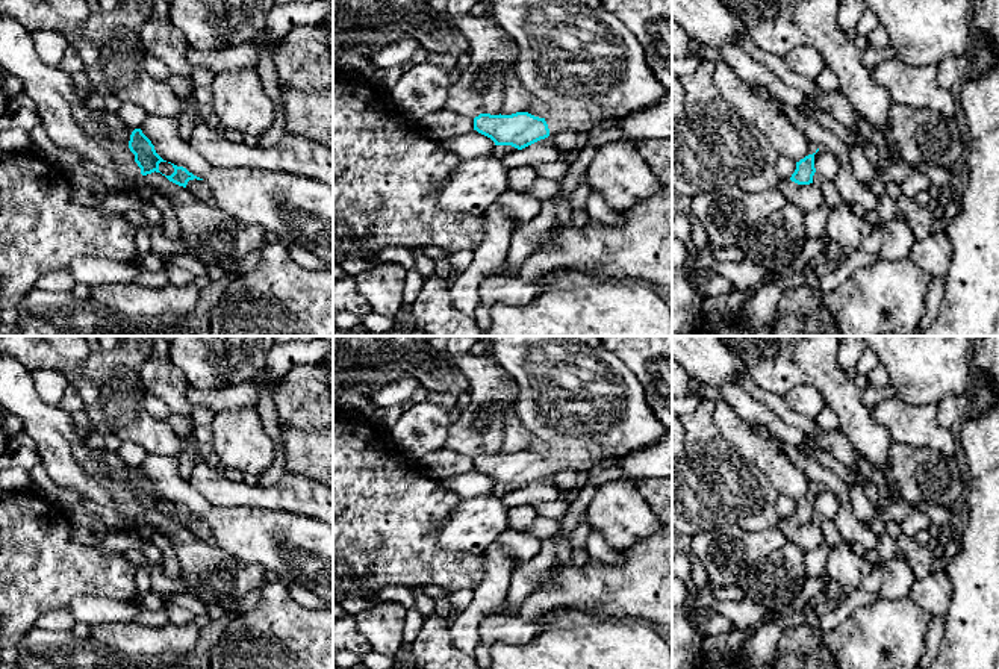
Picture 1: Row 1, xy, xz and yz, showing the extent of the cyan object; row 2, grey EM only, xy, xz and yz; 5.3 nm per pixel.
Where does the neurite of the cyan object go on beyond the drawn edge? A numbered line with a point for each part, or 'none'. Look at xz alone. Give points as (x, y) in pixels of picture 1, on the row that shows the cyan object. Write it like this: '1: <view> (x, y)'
1: xz (583, 62)

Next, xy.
none

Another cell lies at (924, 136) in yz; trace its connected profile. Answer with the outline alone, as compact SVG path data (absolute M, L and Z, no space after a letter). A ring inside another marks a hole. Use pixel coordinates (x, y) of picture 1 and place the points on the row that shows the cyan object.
M896 101L890 109L889 142L902 163L949 170L964 150L955 118L945 118L937 110L914 109Z

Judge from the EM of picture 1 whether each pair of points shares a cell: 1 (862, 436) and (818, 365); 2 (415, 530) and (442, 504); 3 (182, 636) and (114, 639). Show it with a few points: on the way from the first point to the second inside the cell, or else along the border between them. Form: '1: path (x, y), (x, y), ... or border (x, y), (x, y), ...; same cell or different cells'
1: path (855, 418), (833, 383); same cell
2: path (418, 522), (435, 506); same cell
3: path (165, 639), (130, 639); same cell

